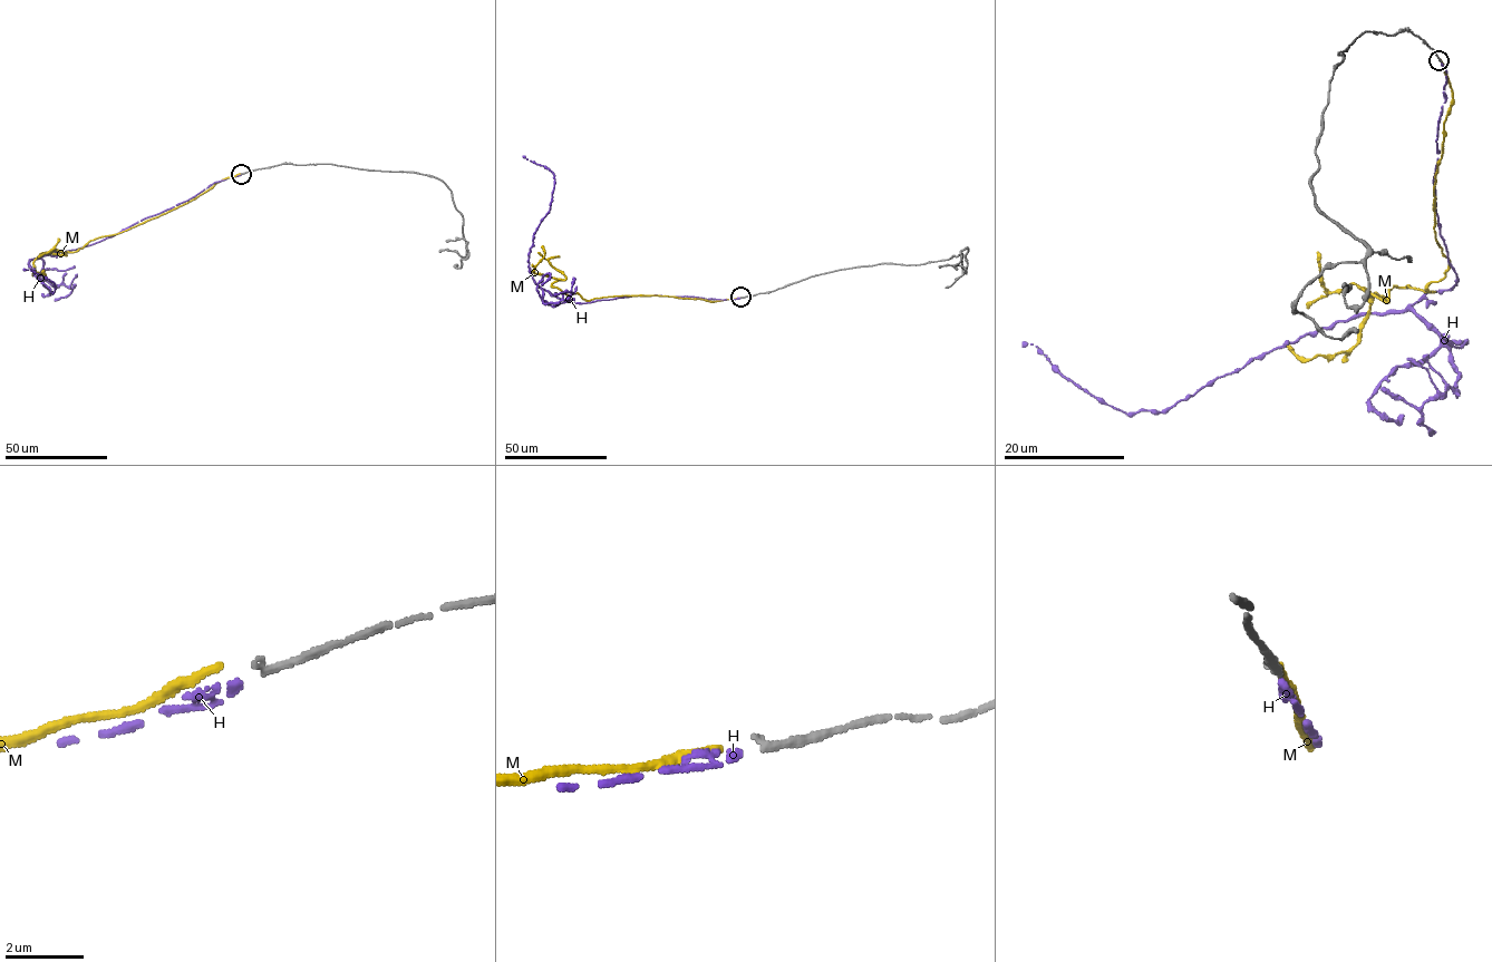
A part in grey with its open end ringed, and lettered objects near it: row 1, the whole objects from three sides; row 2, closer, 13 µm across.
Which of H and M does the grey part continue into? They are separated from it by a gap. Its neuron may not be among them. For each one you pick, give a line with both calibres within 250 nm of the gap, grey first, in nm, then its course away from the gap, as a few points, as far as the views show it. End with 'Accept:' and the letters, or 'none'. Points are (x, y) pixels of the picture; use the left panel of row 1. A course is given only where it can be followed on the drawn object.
H: Thickness 190 nm (grey) against 140 nm. Its course: (241, 174), (215, 182), (186, 201), (110, 236), (30, 260), (34, 274), (52, 293), (52, 282), (23, 269)
Accept: H

